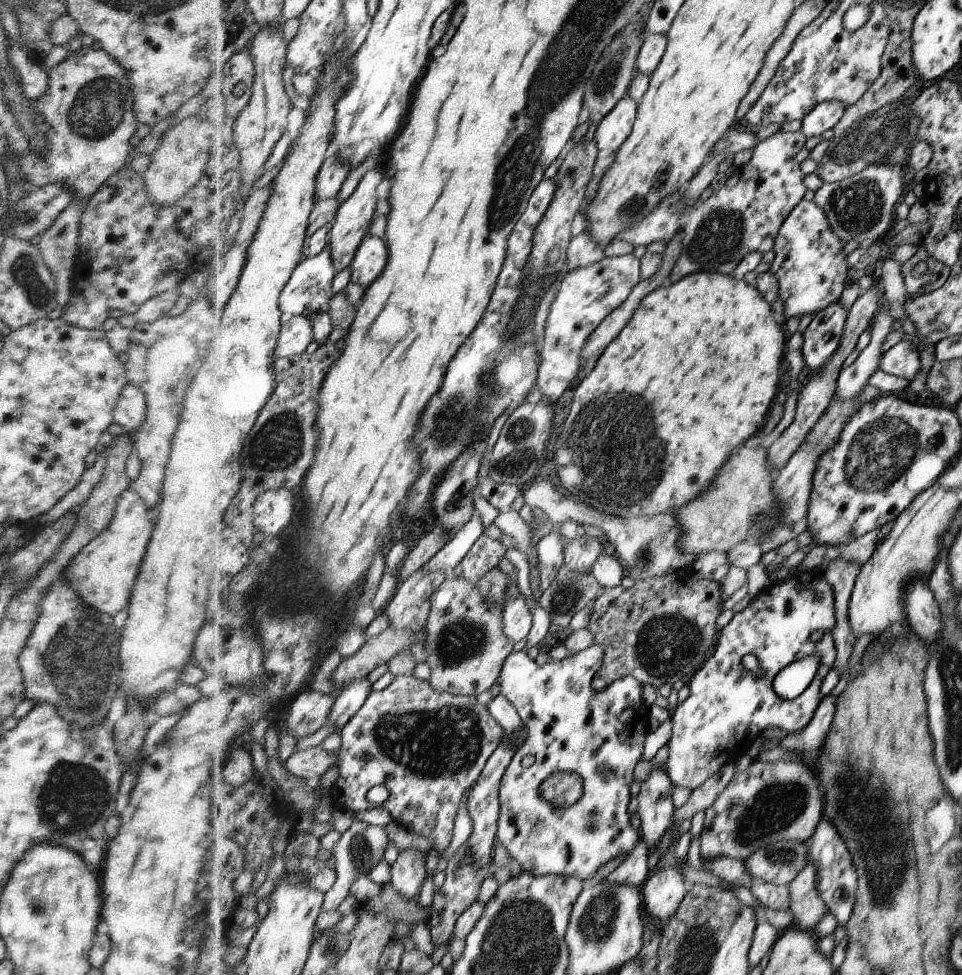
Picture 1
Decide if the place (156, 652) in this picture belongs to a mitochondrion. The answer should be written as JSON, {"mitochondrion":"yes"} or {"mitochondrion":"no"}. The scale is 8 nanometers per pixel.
{"mitochondrion":"no"}

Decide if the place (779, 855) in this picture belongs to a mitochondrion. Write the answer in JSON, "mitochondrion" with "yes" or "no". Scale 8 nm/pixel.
{"mitochondrion":"yes"}

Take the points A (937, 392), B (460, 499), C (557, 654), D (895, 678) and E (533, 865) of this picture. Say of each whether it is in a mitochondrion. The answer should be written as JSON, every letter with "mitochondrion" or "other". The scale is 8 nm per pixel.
{"A":"other","B":"other","C":"other","D":"other","E":"other"}

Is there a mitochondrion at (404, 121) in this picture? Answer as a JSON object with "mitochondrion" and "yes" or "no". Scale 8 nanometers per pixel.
{"mitochondrion":"no"}

